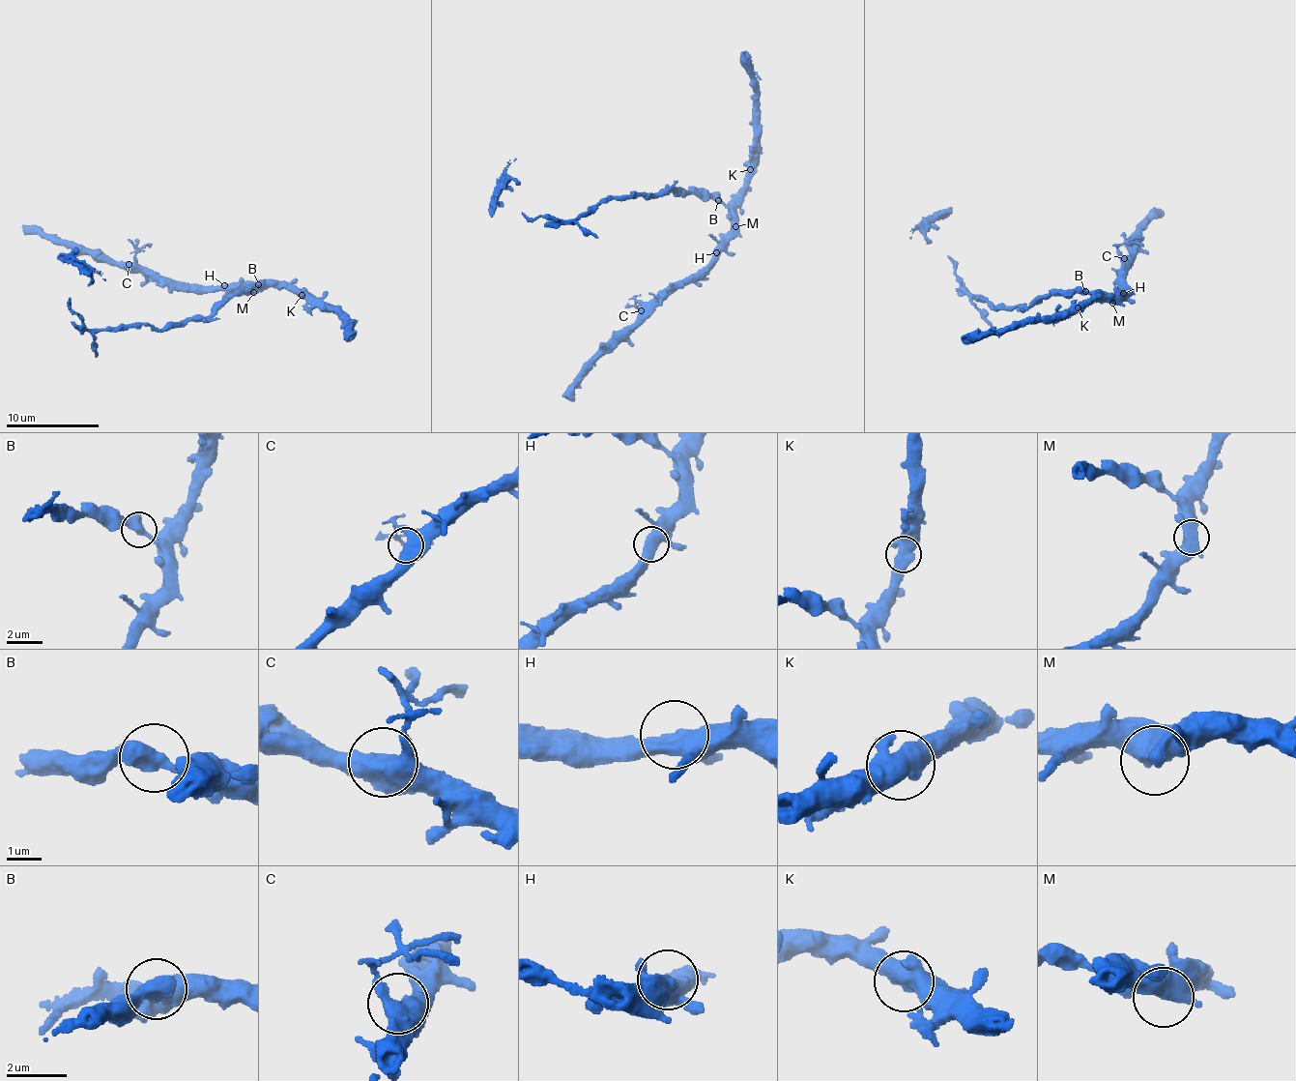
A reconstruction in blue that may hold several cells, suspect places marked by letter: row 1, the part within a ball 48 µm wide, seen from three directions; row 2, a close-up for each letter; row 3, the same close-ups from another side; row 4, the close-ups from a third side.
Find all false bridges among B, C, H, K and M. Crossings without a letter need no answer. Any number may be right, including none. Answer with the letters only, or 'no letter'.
B

